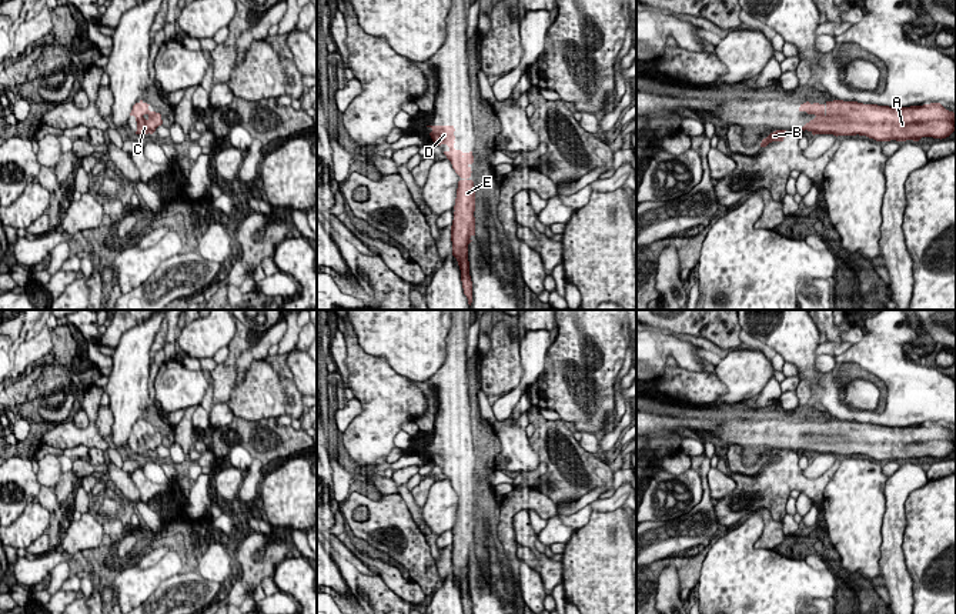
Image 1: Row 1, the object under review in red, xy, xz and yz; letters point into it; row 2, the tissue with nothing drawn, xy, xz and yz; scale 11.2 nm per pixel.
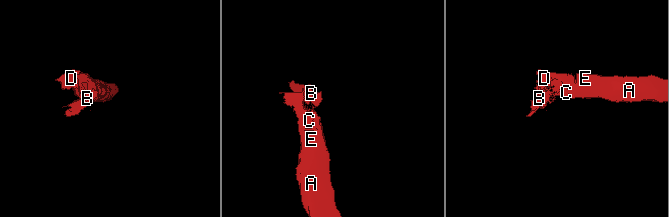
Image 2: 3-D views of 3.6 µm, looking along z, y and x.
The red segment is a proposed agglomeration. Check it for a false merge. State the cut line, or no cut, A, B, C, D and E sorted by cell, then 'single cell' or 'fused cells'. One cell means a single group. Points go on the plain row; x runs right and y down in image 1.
cut none; groups A B C D E; single cell

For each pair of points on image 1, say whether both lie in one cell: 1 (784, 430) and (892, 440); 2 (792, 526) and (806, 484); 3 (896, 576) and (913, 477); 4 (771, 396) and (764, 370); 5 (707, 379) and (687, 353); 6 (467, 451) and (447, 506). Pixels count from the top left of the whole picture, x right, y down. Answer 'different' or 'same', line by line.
1: same
2: different
3: same
4: different
5: different
6: different

